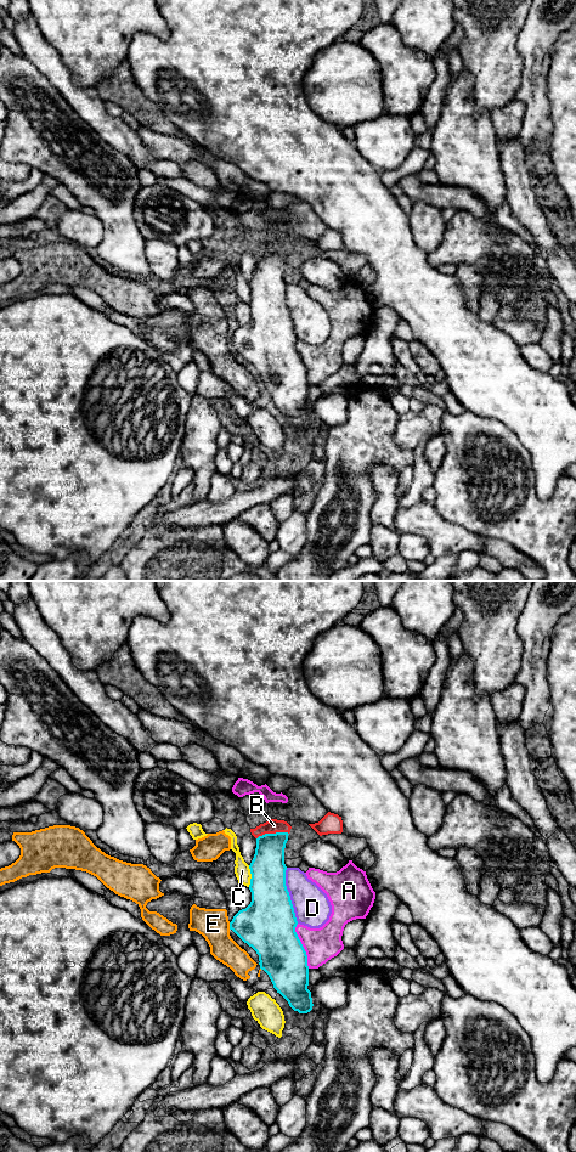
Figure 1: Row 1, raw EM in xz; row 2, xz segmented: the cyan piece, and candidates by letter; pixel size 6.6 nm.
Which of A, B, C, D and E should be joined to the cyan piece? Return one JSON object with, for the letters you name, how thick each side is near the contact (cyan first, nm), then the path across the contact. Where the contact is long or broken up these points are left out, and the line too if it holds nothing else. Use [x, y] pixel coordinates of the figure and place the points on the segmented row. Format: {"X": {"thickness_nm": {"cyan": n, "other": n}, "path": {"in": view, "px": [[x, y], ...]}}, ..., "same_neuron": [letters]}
{"same_neuron": []}

